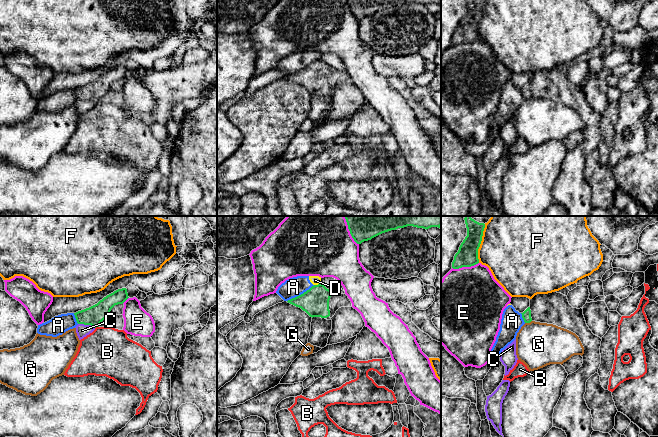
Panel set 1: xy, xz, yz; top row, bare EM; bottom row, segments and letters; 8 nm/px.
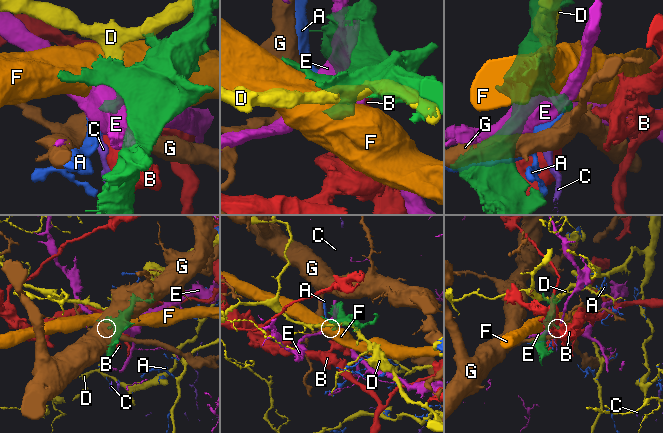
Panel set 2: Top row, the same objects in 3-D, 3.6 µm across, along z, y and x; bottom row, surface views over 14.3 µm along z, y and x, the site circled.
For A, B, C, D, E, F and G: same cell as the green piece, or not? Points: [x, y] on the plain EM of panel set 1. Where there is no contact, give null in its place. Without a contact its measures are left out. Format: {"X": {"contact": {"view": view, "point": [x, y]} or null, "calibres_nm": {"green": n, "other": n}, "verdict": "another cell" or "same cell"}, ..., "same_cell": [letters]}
{"A": {"contact": {"view": "xz", "point": [301, 70]}, "calibres_nm": {"green": 220, "other": 160}, "verdict": "another cell"}, "B": {"contact": {"view": "xy", "point": [96, 102]}, "calibres_nm": {"green": 160, "other": 380}, "verdict": "another cell"}, "C": {"contact": {"view": "xy", "point": [87, 100]}, "calibres_nm": {"green": 160, "other": 100}, "verdict": "another cell"}, "D": {"contact": {"view": "xz", "point": [316, 61]}, "calibres_nm": {"green": 220, "other": 80}, "verdict": "another cell"}, "E": {"contact": {"view": "yz", "point": [465, 42]}, "calibres_nm": {"green": 170, "other": 500}, "verdict": "another cell"}, "F": {"contact": {"view": "yz", "point": [480, 19]}, "calibres_nm": {"green": 170, "other": 440}, "verdict": "another cell"}, "G": {"contact": {"view": "yz", "point": [528, 98]}, "calibres_nm": {"green": 80, "other": 360}, "verdict": "another cell"}, "same_cell": []}

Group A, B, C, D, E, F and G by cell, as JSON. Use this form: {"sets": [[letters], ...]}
{"sets": [["A", "D"], ["B"], ["C"], ["E"], ["F"], ["G"]]}

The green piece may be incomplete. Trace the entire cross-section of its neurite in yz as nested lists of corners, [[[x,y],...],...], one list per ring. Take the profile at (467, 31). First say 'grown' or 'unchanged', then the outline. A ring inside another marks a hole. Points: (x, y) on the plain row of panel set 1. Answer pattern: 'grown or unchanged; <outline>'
unchanged; [[[466,0],[466,4],[467,12],[454,32],[453,45],[471,43],[479,39],[478,25],[482,17],[485,0]]]

